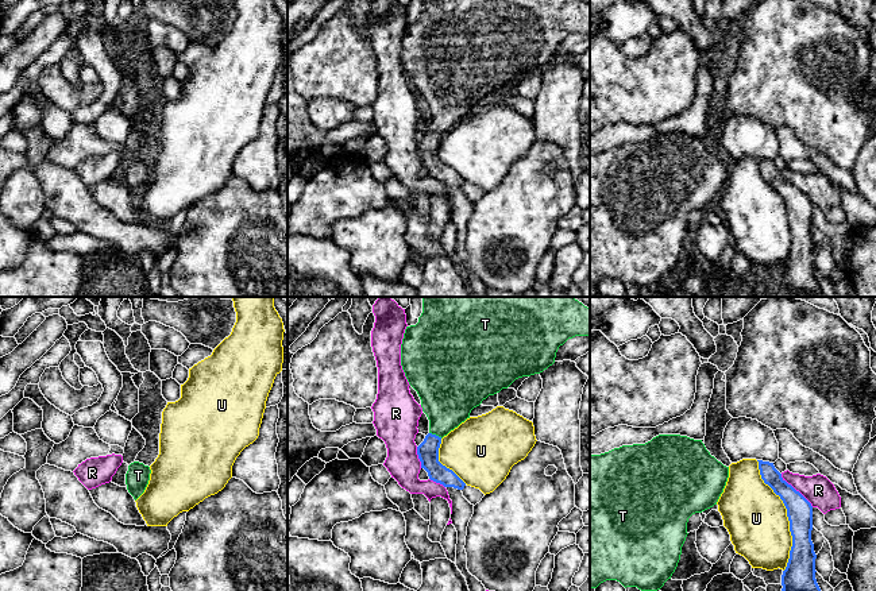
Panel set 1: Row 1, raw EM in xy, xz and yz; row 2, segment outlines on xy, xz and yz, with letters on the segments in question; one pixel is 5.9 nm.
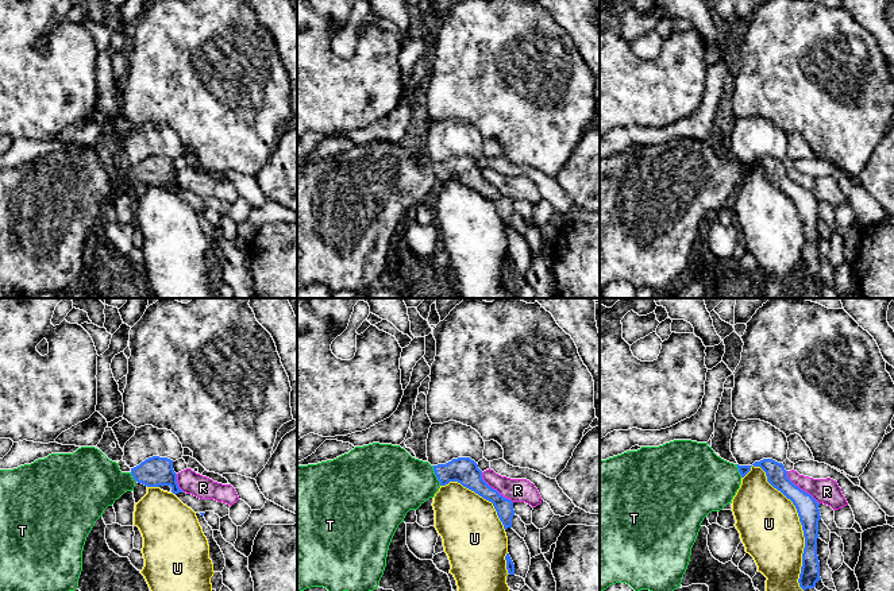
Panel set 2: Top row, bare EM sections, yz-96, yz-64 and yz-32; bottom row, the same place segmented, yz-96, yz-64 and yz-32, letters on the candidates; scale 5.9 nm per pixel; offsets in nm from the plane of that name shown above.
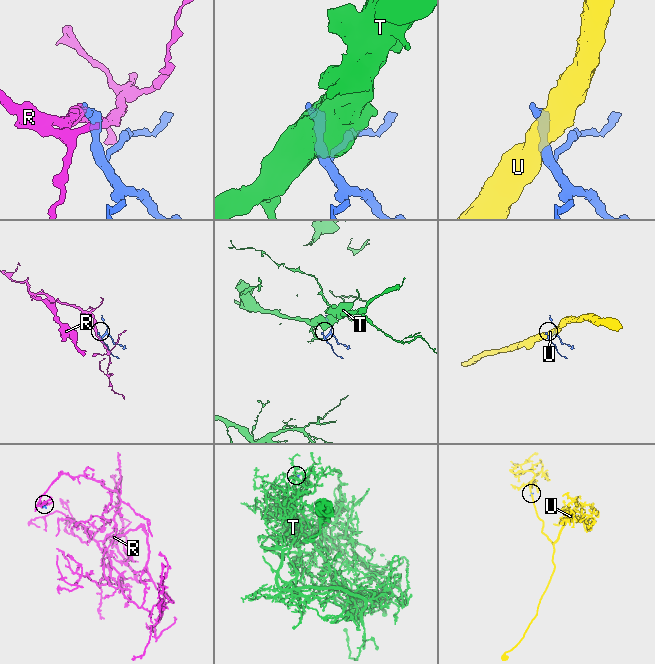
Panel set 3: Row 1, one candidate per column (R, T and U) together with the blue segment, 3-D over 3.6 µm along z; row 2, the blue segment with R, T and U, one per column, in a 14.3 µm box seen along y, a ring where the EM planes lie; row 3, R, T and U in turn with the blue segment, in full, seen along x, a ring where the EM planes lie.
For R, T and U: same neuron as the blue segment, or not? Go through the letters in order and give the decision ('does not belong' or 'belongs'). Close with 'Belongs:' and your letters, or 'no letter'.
R: does not belong
T: belongs
U: does not belong
Belongs: T

